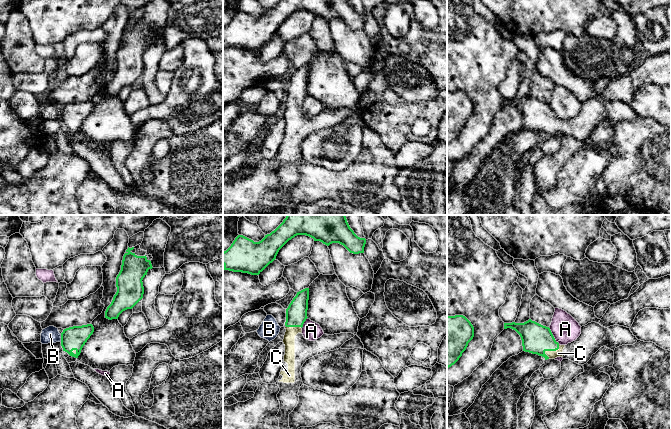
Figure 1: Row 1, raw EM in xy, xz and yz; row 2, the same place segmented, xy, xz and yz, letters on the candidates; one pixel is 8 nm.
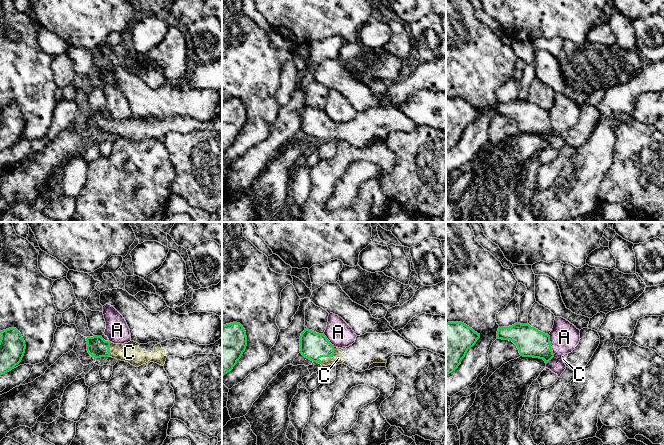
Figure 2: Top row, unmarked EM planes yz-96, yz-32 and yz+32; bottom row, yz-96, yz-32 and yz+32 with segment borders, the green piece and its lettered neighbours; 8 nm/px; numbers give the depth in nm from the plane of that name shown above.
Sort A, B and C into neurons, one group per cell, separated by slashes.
A / B / C

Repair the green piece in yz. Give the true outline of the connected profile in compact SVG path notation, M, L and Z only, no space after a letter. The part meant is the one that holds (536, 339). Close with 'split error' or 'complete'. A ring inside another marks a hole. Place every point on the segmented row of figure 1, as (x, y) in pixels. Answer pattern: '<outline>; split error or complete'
M529 319L524 323L504 323L504 329L511 328L521 337L523 351L537 354L547 359L562 357L579 365L586 364L601 347L615 350L622 345L637 342L630 328L614 325L608 328L591 322L581 327L580 336L567 345L560 345L549 327Z; split error

